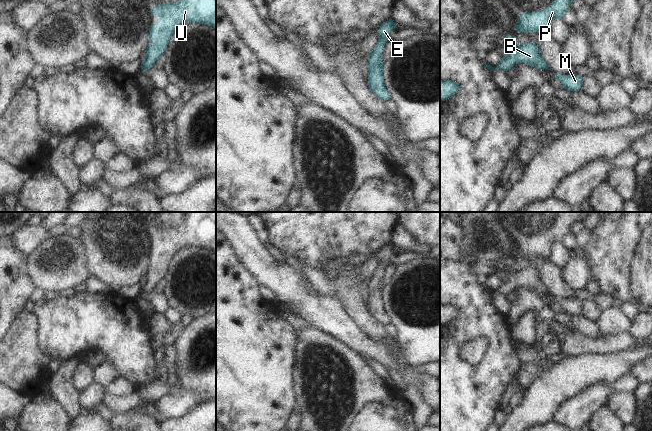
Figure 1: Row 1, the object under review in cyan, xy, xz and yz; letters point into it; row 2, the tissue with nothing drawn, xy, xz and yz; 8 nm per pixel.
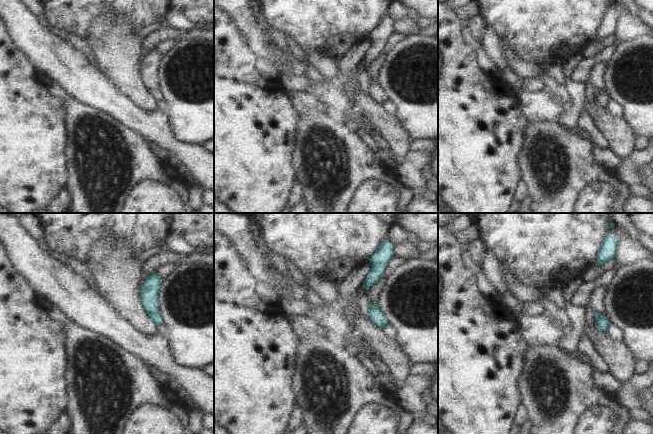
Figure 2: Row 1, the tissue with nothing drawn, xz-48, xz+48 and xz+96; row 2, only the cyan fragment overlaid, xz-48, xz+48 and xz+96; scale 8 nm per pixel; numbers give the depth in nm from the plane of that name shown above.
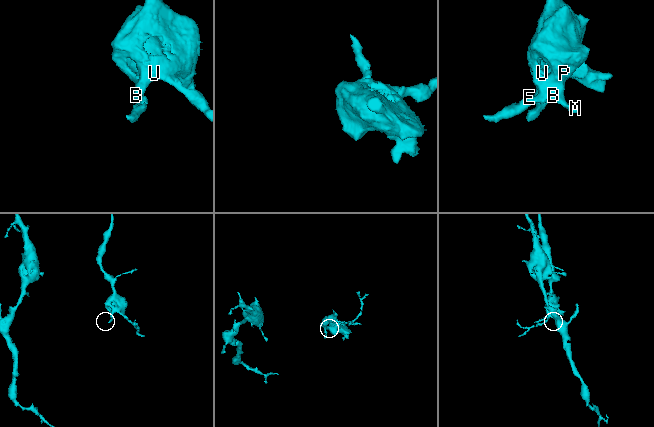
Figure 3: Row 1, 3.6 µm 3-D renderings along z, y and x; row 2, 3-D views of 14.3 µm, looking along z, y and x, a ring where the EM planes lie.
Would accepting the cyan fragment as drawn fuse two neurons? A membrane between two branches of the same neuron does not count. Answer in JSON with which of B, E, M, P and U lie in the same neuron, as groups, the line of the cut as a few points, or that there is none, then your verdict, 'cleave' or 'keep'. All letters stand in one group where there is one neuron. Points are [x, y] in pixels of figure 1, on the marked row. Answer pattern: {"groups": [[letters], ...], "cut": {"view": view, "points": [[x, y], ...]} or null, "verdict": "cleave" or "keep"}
{"groups": [["B", "E", "M", "P", "U"]], "cut": null, "verdict": "keep"}

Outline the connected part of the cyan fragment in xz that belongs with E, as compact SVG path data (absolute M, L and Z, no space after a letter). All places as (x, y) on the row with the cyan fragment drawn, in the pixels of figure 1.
M392 19L381 24L378 29L380 39L376 46L369 52L367 68L368 68L368 85L373 94L375 94L383 102L390 100L383 79L383 63L381 53L385 43L390 40L388 35L394 29L395 23Z

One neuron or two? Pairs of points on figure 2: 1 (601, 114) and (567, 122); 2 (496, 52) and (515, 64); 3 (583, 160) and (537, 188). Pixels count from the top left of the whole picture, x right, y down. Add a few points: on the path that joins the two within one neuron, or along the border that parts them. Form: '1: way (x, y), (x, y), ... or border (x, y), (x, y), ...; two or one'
1: border (585, 99), (583, 108); two
2: border (499, 39), (502, 56), (506, 64), (517, 76); two
3: way (571, 172), (564, 181), (548, 181); one

